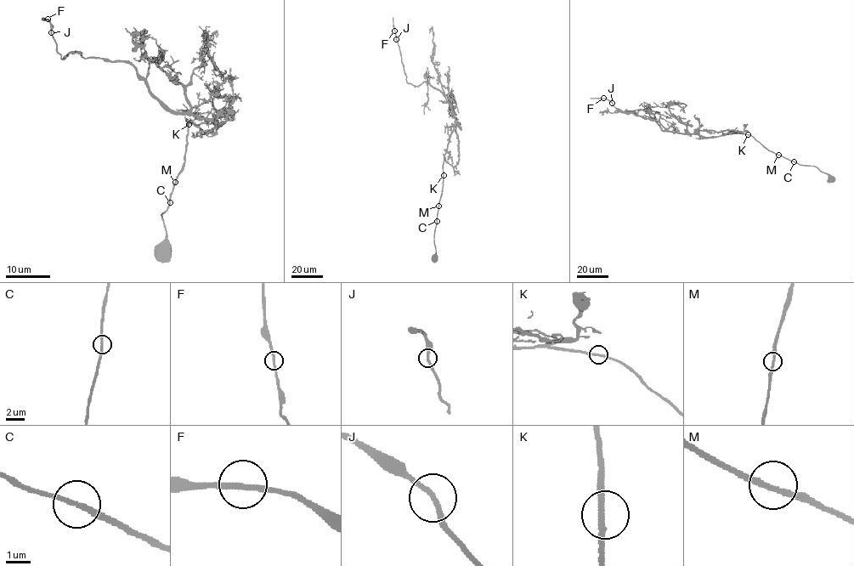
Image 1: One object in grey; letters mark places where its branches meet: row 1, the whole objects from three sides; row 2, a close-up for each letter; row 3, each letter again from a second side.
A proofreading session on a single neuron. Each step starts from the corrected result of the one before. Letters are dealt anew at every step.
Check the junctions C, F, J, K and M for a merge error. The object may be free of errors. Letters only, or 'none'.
none

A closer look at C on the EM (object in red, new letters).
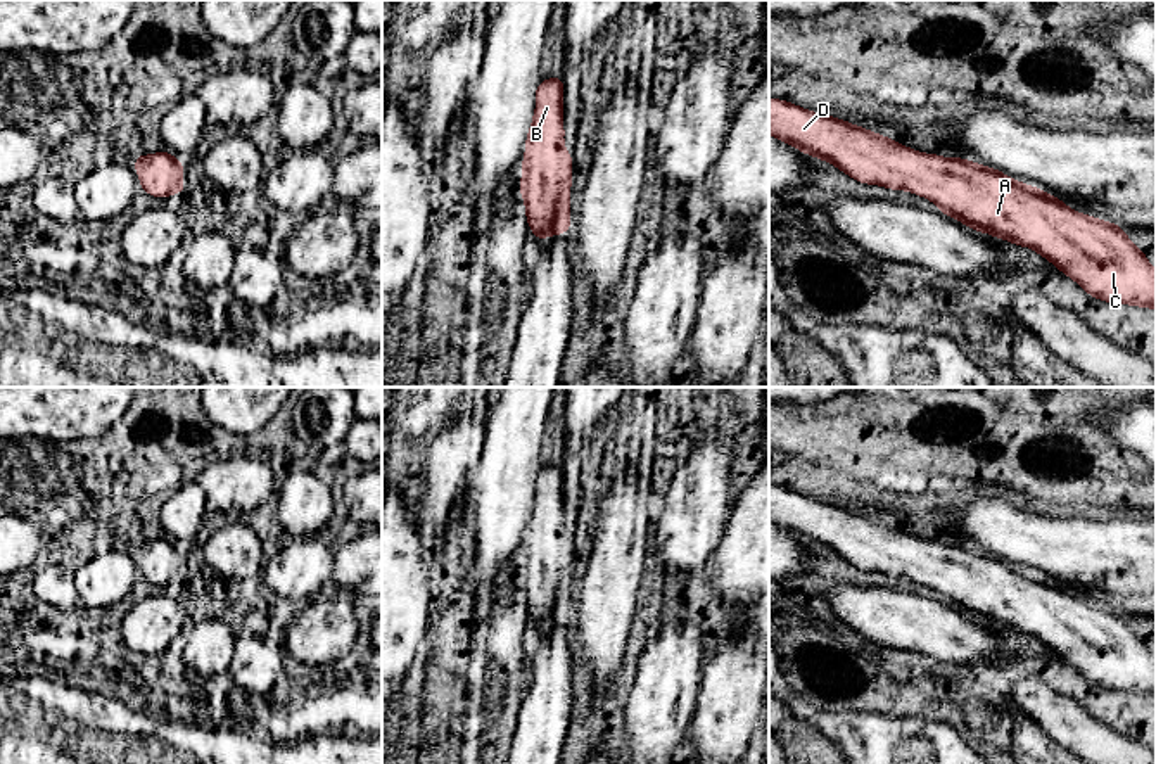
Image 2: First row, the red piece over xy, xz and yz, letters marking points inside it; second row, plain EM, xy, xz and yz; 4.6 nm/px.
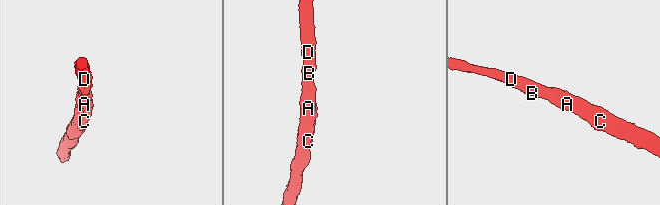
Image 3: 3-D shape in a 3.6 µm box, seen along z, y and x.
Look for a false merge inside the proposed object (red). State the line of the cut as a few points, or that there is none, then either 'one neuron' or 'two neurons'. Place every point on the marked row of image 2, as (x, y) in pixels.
cut none; one neuron

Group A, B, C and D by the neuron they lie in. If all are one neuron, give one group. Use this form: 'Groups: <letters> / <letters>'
Groups: A B C D

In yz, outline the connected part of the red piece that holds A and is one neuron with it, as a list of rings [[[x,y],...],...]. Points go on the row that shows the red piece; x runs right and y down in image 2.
[[[769,99],[769,135],[802,150],[803,154],[835,164],[859,183],[881,185],[890,190],[907,190],[911,194],[918,194],[935,202],[940,213],[959,220],[976,232],[990,233],[997,239],[1009,240],[1014,245],[1033,249],[1049,259],[1066,277],[1082,285],[1083,290],[1092,297],[1121,306],[1132,304],[1156,309],[1156,270],[1149,264],[1146,254],[1125,235],[1120,225],[1077,213],[1061,199],[1056,199],[1054,195],[1049,195],[1047,192],[1032,185],[1016,181],[995,168],[987,168],[969,159],[923,154],[897,143],[888,137],[873,133],[871,130],[826,114],[807,111],[779,99]]]

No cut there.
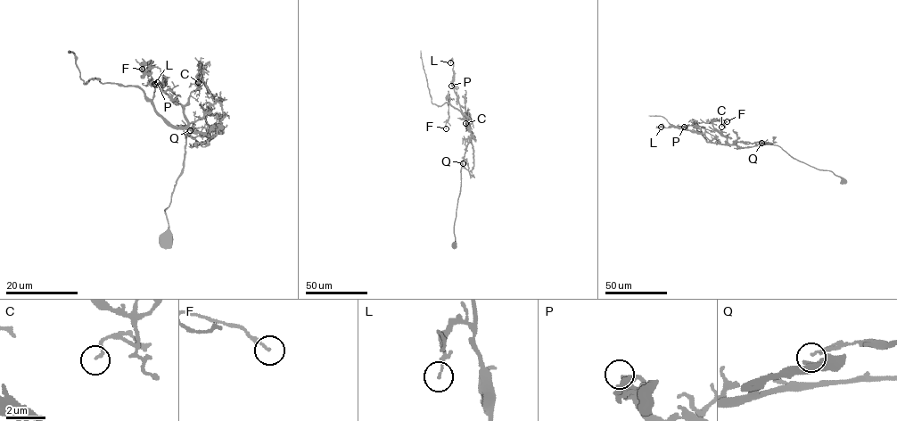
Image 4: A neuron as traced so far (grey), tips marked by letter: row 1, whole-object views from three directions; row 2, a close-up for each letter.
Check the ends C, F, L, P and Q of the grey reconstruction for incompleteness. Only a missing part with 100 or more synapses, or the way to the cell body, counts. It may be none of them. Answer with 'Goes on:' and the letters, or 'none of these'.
Goes on: none of these

